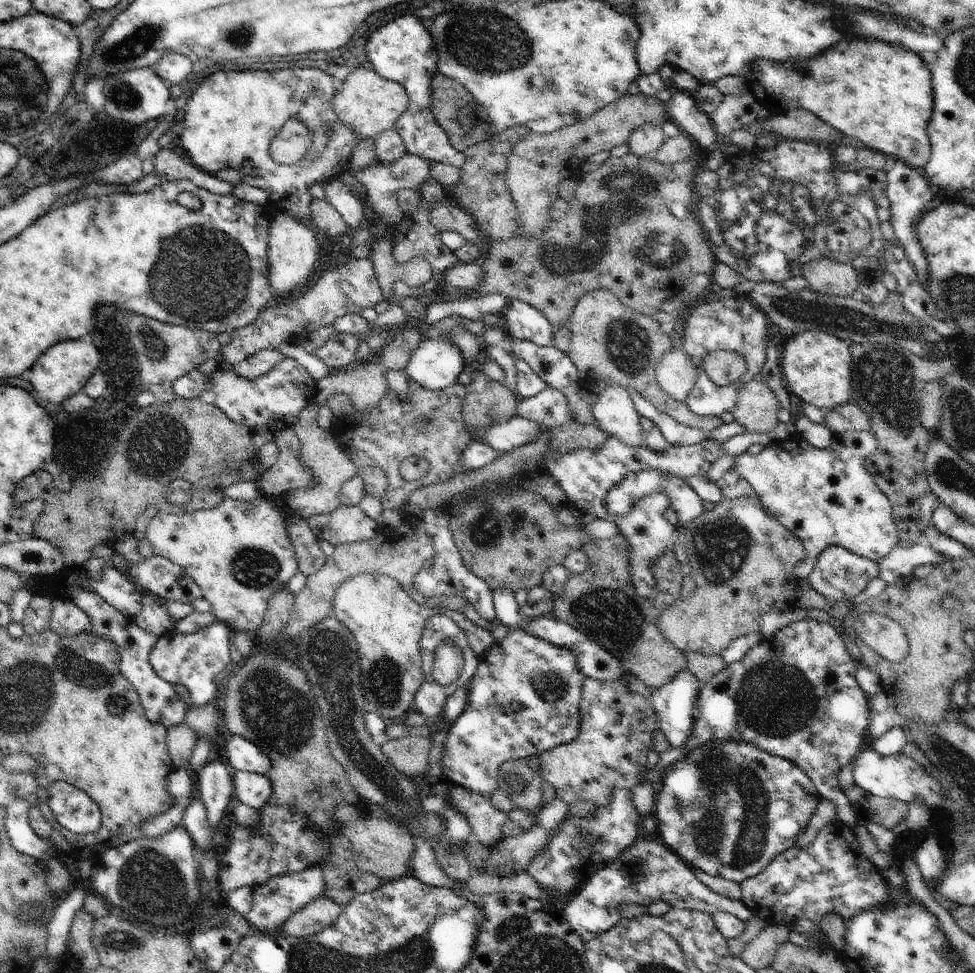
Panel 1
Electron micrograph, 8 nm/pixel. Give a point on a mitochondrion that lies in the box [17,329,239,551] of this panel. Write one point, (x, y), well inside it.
(160, 446)

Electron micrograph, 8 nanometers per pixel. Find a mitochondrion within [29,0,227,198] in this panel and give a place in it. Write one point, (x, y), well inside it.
(136, 46)

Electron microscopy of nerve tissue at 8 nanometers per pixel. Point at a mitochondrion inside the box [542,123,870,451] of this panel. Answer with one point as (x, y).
(767, 206)

